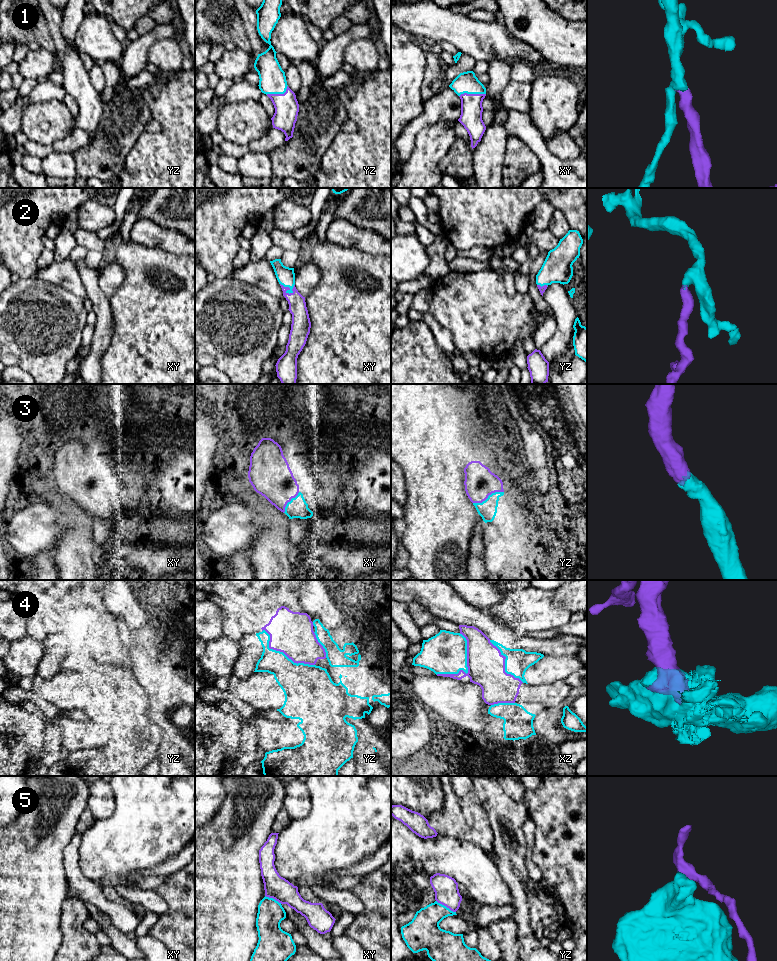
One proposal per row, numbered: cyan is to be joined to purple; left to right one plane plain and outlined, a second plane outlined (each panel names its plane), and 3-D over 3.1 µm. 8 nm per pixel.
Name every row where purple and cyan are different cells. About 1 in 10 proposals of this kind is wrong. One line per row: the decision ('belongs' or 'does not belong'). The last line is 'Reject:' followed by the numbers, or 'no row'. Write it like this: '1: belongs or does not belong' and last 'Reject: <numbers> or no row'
1: belongs
2: belongs
3: belongs
4: does not belong
5: does not belong
Reject: 4, 5

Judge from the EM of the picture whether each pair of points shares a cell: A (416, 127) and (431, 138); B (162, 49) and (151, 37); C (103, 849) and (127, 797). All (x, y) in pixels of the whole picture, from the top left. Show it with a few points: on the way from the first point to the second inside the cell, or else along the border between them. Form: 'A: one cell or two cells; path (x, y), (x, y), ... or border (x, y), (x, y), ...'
A: two cells; border (443, 121), (424, 127), (416, 135), (412, 152)
B: two cells; border (173, 36), (156, 41), (149, 48), (147, 61)
C: one cell; path (114, 836), (127, 823), (127, 810)

